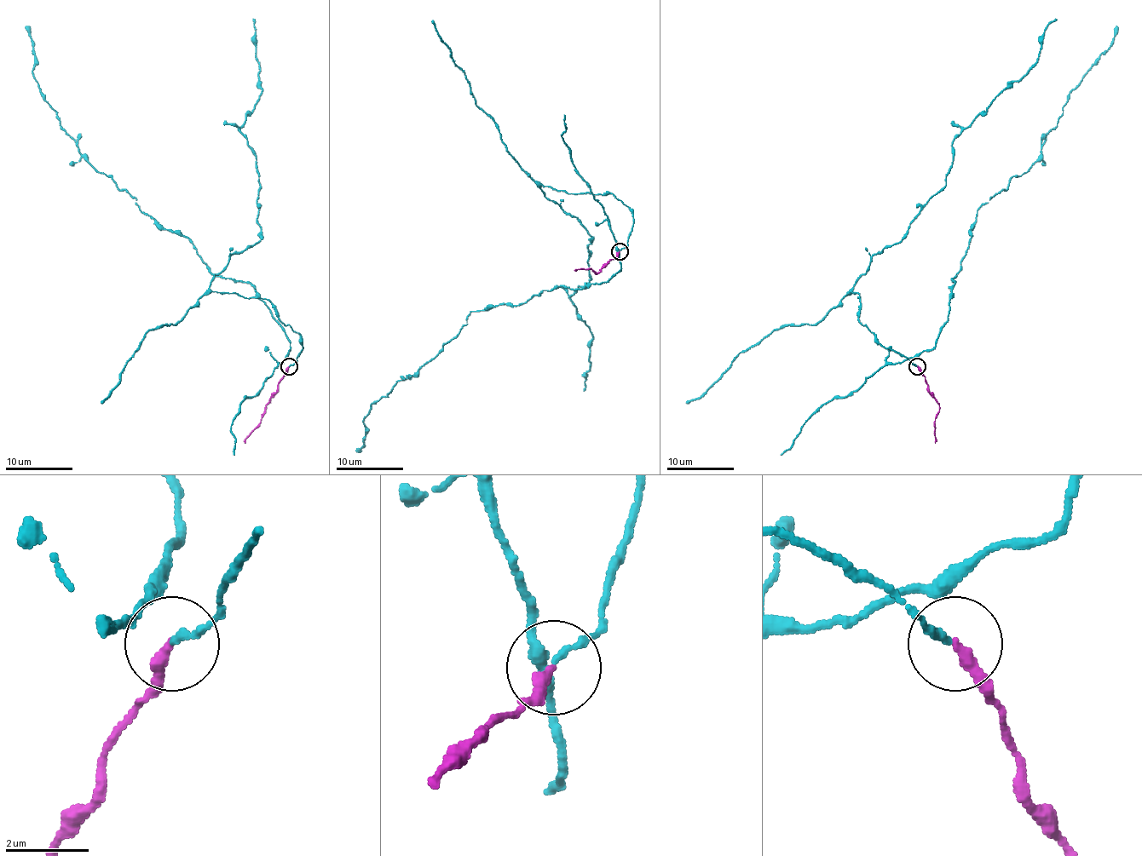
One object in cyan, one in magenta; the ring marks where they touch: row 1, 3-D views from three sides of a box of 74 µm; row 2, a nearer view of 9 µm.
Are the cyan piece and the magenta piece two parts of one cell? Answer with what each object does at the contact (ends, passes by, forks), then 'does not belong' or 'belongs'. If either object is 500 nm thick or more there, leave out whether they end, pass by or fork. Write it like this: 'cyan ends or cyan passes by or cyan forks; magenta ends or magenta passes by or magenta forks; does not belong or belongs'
cyan passes by; magenta ends; belongs

